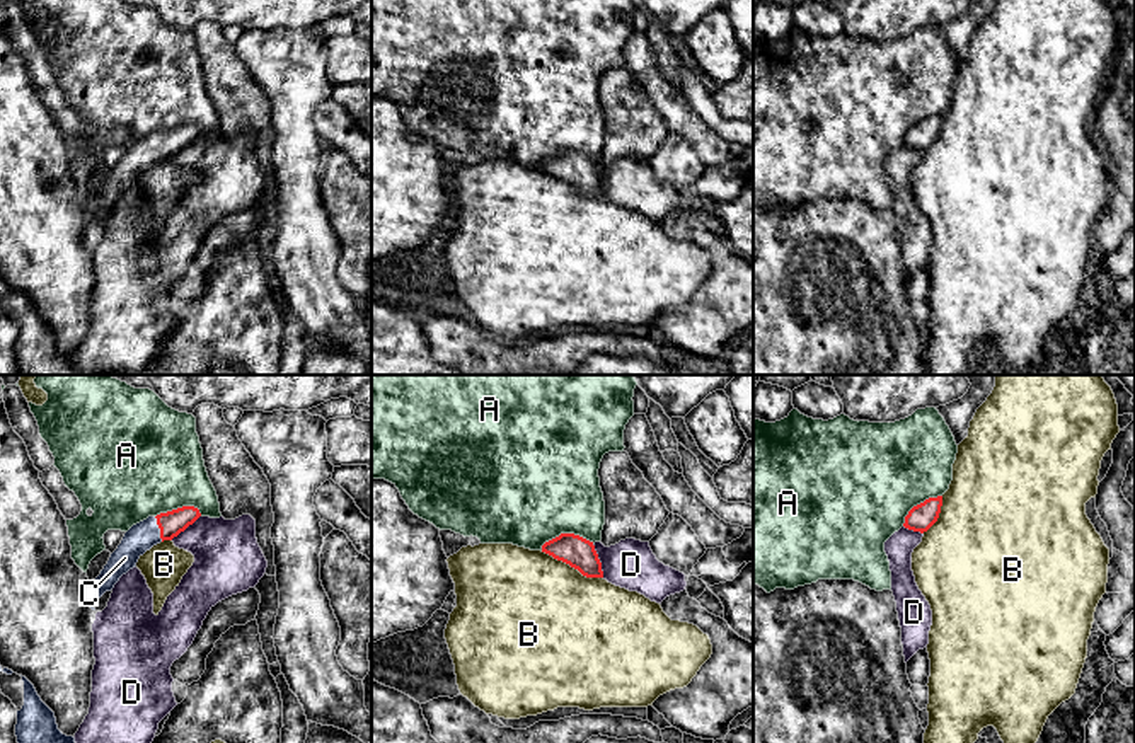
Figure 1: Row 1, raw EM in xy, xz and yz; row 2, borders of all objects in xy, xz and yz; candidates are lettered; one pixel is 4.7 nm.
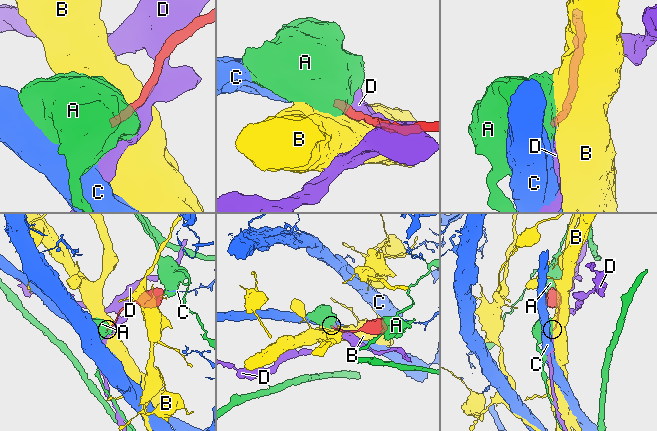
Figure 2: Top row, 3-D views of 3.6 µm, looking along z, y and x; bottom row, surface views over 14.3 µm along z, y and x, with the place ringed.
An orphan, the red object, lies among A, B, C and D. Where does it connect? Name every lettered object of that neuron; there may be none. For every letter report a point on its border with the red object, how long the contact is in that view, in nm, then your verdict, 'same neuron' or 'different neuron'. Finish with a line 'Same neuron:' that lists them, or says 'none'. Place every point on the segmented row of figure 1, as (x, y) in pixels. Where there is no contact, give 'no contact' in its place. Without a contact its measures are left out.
A: xz (566, 534) | 260 nm | different neuron
B: xz (571, 566) | 320 nm | different neuron
C: xy (159, 527) | 130 nm | same neuron
D: xz (599, 561) | 170 nm | different neuron
Same neuron: C

